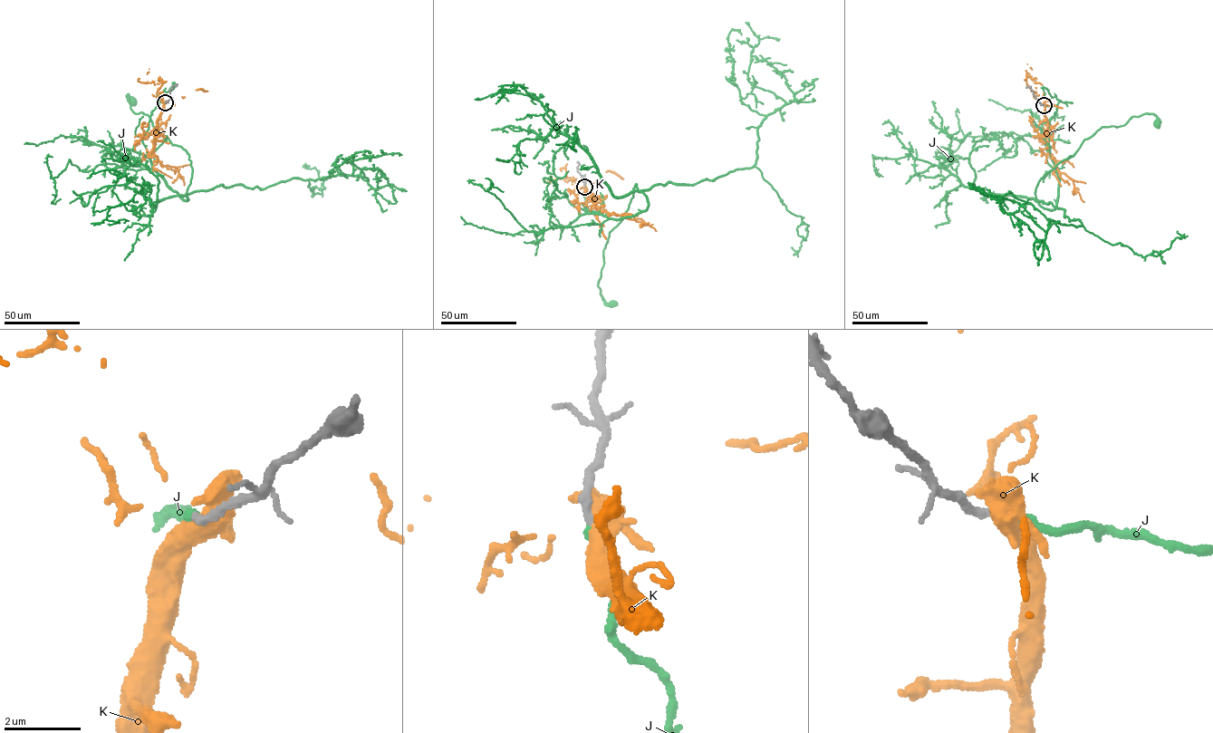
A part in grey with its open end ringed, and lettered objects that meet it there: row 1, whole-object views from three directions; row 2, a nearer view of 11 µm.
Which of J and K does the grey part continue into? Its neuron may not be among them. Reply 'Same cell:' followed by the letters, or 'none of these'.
Same cell: J

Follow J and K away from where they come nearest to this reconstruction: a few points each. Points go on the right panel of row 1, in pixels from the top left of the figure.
J: (1044, 105), (1057, 106), (1048, 143), (1059, 195), (1047, 209), (1040, 179), (1083, 140), (1145, 113), (1157, 123)
K: (1044, 105), (1049, 153), (1057, 169), (1073, 180), (1083, 202)

